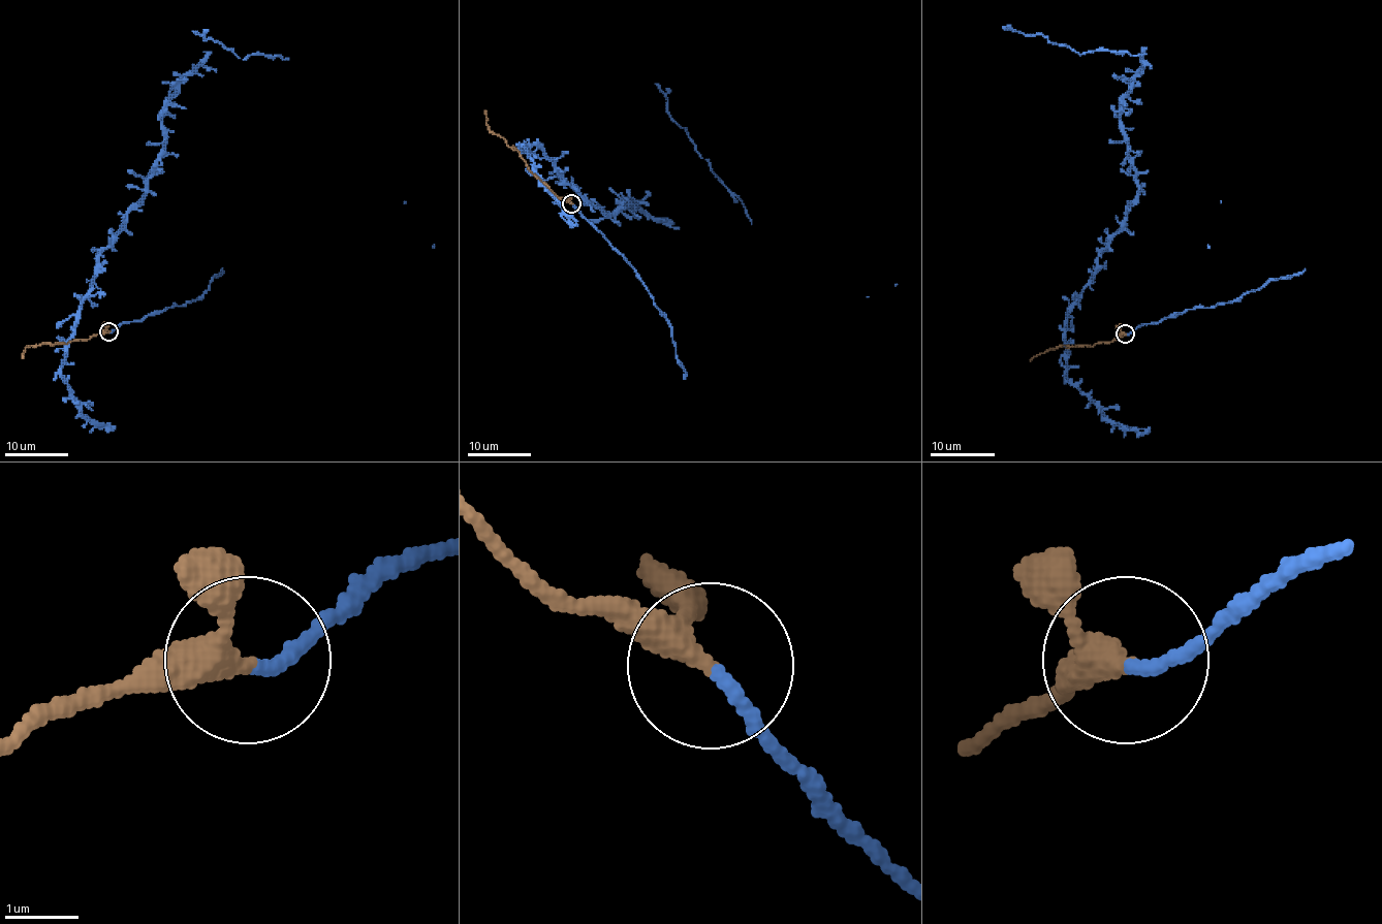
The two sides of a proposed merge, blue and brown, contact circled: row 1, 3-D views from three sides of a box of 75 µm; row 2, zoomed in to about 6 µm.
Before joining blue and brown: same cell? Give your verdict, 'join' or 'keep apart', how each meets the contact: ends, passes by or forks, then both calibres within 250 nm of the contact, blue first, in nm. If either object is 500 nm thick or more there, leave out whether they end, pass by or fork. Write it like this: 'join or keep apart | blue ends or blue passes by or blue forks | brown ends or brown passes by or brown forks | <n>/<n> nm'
join | blue ends | brown passes by | 170/300 nm

